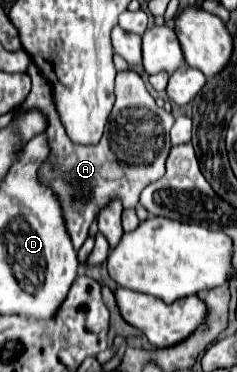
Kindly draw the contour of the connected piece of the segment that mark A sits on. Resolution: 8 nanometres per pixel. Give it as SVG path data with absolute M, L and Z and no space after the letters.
M30 64L26 72L31 78L32 88L26 102L22 102L22 112L28 108L40 108L48 116L46 136L50 140L50 156L38 168L38 176L58 194L68 234L74 248L78 250L88 236L88 228L94 222L94 216L98 216L98 210L104 208L110 198L120 198L124 208L134 208L142 188L162 176L166 156L170 152L170 128L174 124L174 116L164 108L156 108L154 98L150 98L142 78L134 70L122 70L116 74L116 104L100 144L78 146L68 138L60 122L58 110L54 108L50 82L34 64Z

